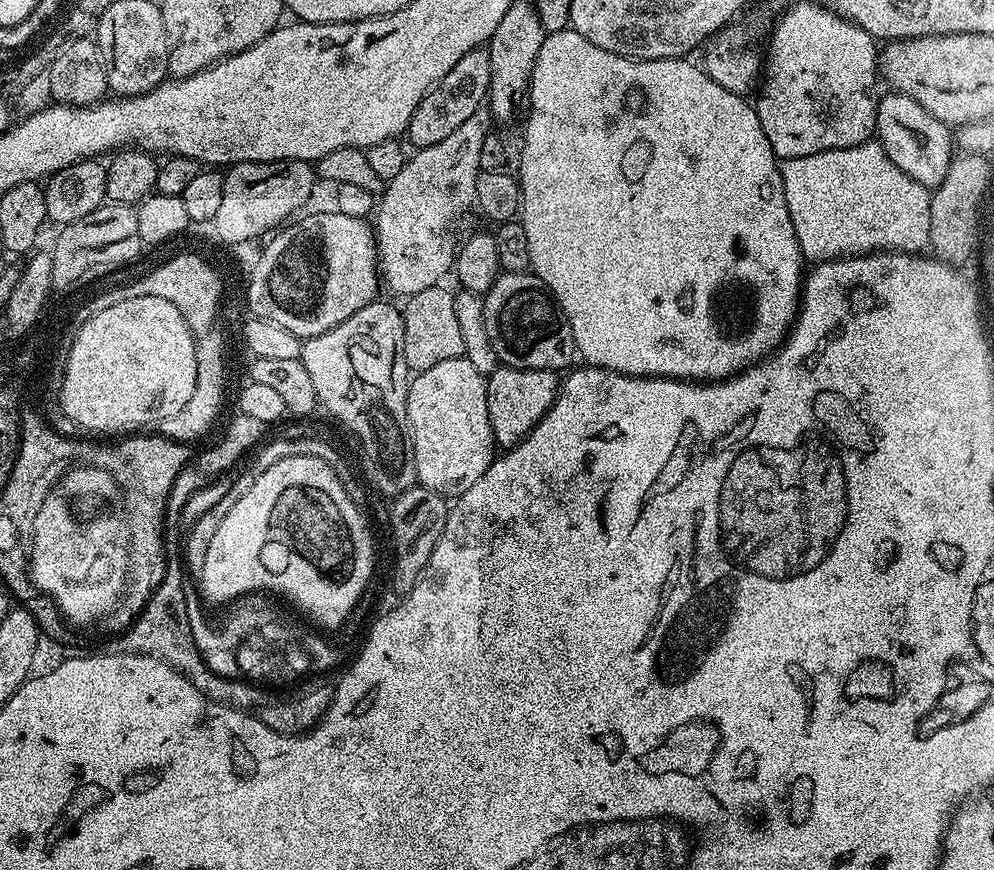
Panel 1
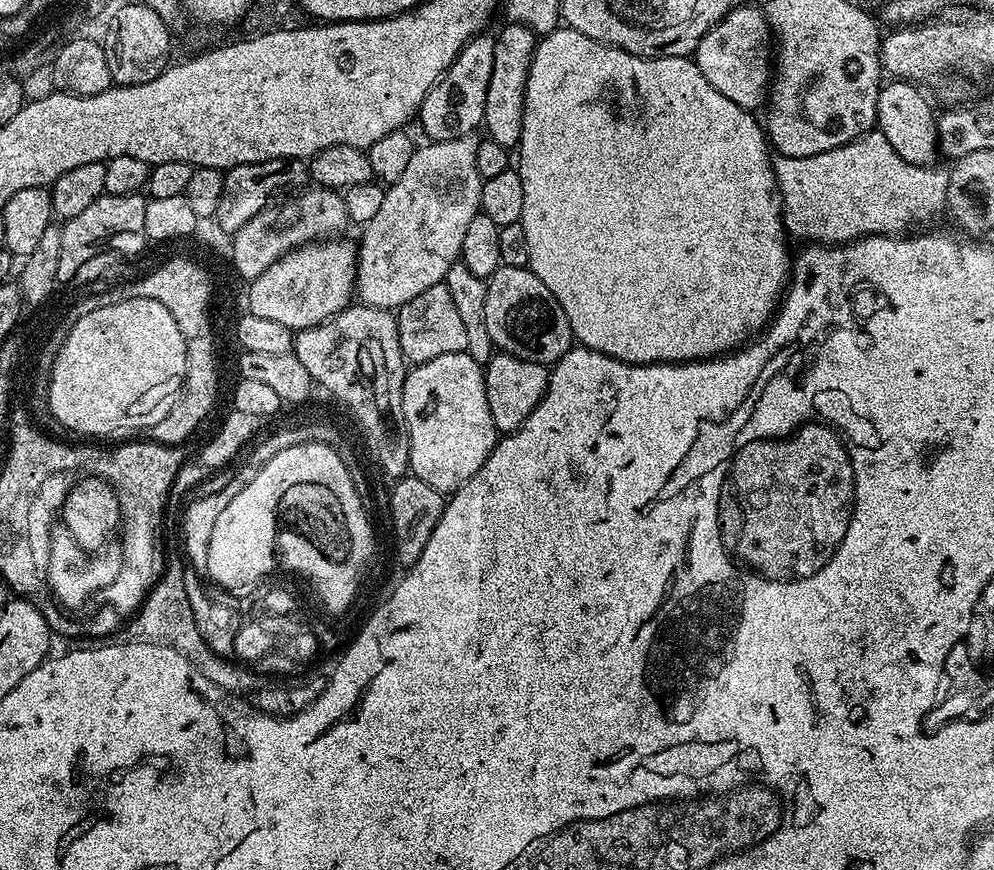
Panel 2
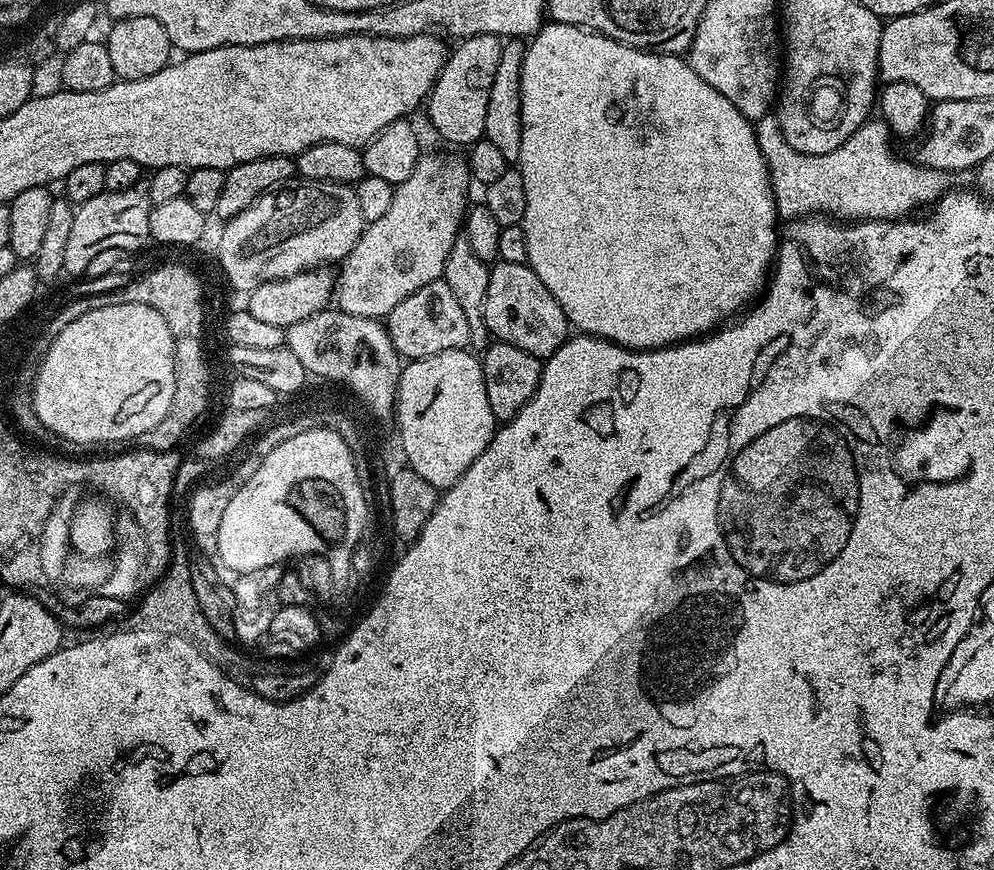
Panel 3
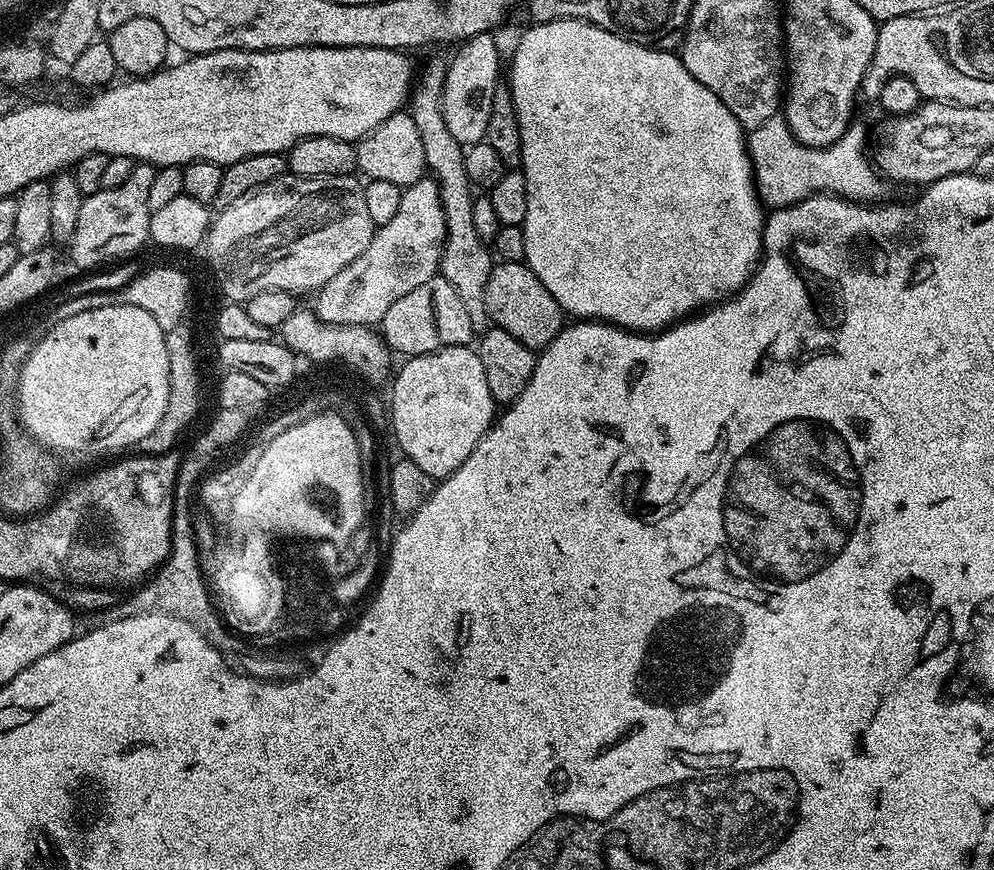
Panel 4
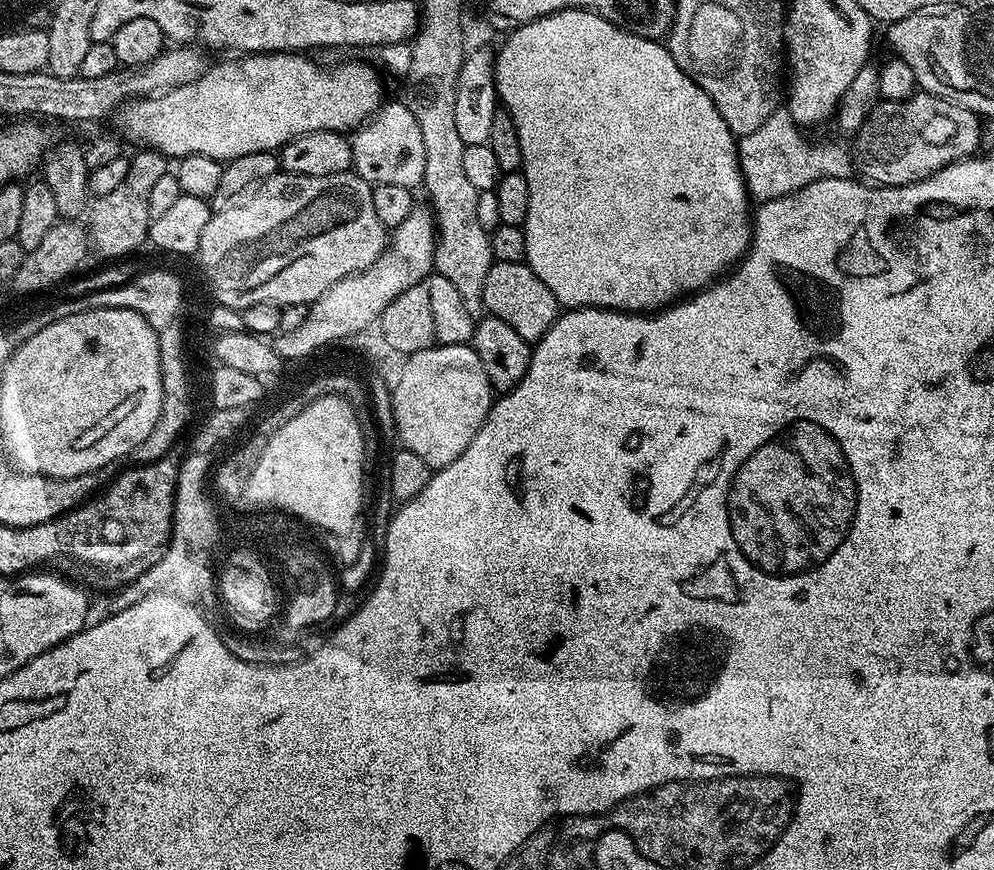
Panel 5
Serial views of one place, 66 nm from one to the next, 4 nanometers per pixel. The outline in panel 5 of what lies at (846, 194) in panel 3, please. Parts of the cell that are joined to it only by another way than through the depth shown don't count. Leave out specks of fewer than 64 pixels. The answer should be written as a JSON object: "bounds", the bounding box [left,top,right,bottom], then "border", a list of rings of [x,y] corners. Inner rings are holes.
{"bounds":[736,107,854,202],"border":[[[787,107],[776,109],[758,130],[739,137],[736,156],[740,159],[740,173],[744,175],[744,186],[753,201],[763,202],[789,196],[791,192],[810,186],[810,182],[822,178],[849,179],[854,172],[854,156],[840,144],[811,144],[804,140],[805,133],[794,122]]]}

